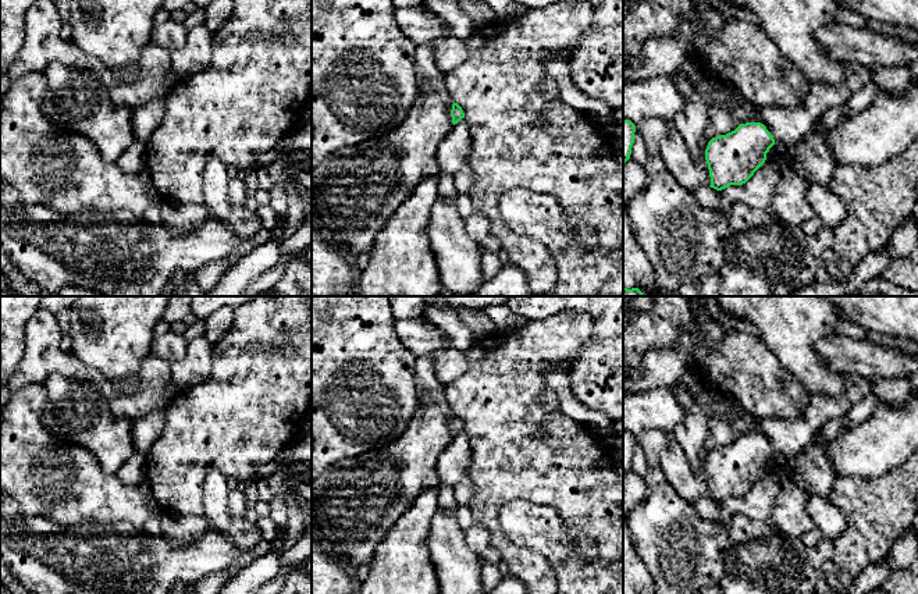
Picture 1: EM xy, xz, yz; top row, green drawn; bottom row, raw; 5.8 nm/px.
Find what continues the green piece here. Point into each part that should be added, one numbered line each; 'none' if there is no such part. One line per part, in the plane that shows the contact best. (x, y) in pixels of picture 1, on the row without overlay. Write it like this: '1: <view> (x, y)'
none

